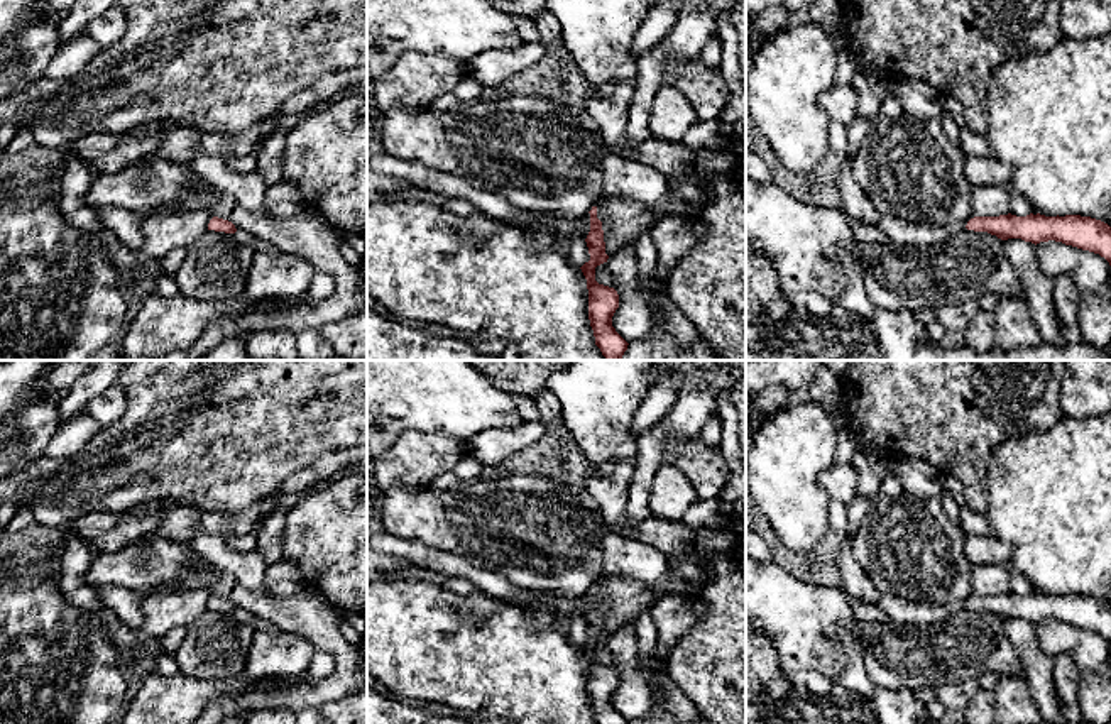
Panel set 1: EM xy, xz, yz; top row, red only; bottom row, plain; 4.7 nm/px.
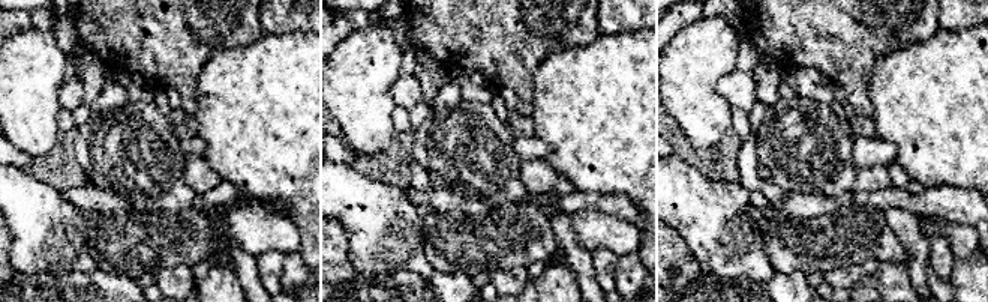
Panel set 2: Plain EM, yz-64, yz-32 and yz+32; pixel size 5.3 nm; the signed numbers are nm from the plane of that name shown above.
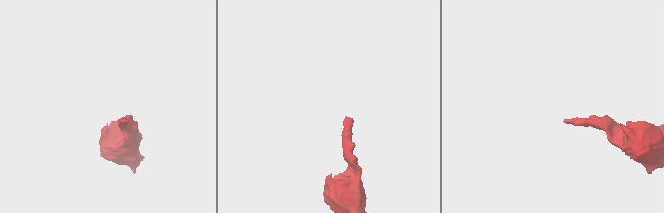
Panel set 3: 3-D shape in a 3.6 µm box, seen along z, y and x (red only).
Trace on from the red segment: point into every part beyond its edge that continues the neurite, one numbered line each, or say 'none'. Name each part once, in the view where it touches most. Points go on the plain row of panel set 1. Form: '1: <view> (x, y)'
none

